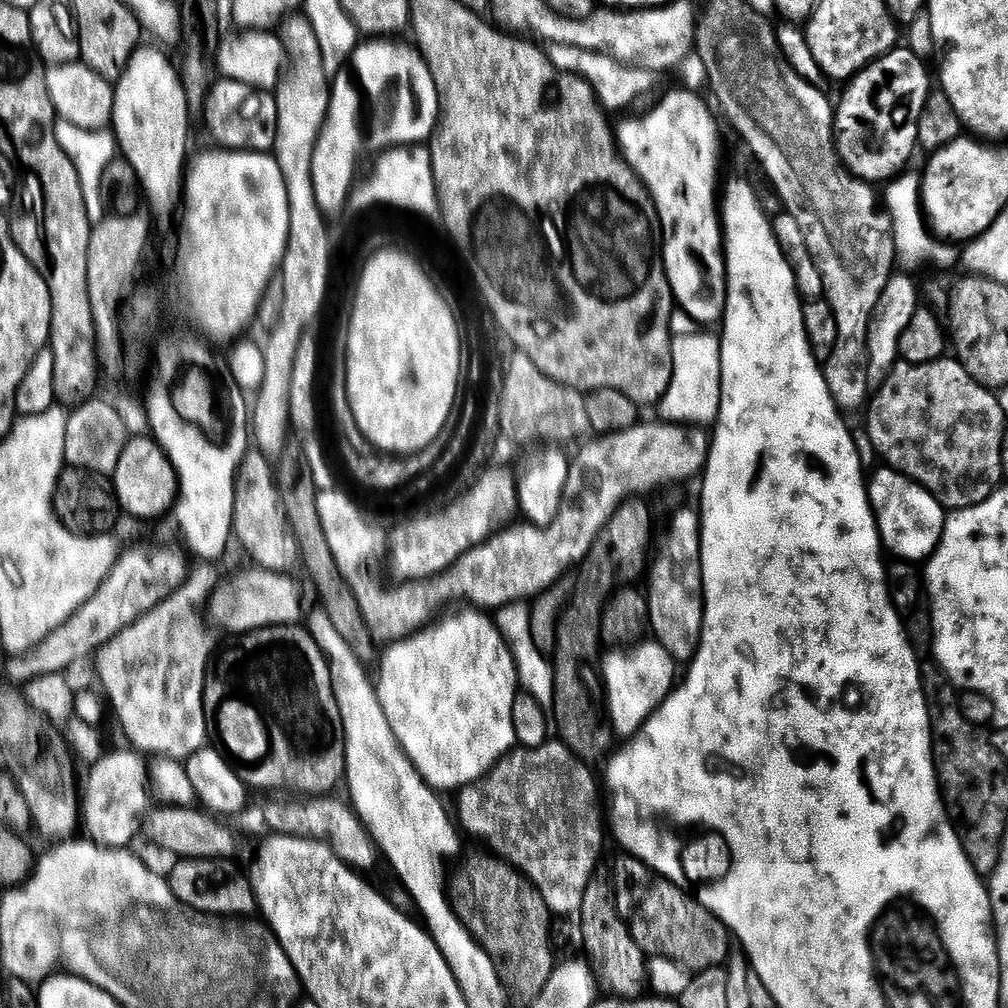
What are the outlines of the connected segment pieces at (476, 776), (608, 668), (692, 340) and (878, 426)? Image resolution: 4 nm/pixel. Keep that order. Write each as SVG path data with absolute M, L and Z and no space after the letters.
M480 610L472 612L456 612L453 616L448 616L445 620L437 619L420 629L413 632L411 636L389 643L388 653L379 661L380 680L378 676L378 691L380 693L380 705L390 722L390 730L398 738L398 742L404 747L404 752L412 759L412 764L419 772L425 784L433 790L440 788L453 788L459 790L466 784L472 784L475 780L480 780L486 775L506 753L517 747L516 735L514 734L514 698L518 695L518 677L516 675L516 659L512 657L512 650L508 646L504 635L500 633L496 626L496 621L491 615L485 614Z
M652 638L645 644L636 644L633 648L622 649L621 652L607 652L605 651L602 656L607 719L613 725L629 724L632 730L638 730L672 692L677 683L678 661L663 645Z
M696 330L693 336L677 335L672 341L672 377L666 394L658 405L663 419L675 422L681 426L708 426L715 421L720 412L720 375L722 374L722 362L720 361L720 341L714 335L707 336L707 331Z
M939 358L936 360L926 361L924 364L911 364L909 360L901 359L887 370L883 377L884 385L871 397L870 403L867 405L868 410L868 440L872 443L872 448L885 460L883 462L887 467L900 472L908 479L921 484L924 489L931 492L936 497L936 501L943 504L945 509L955 510L957 508L969 508L970 506L978 506L982 502L986 502L986 498L991 496L993 492L1001 487L1000 479L1006 476L1006 470L1002 466L1002 442L1006 438L1004 432L1004 408L1000 405L1000 400L995 396L991 387L985 386L981 381L975 380L960 363L959 359Z

